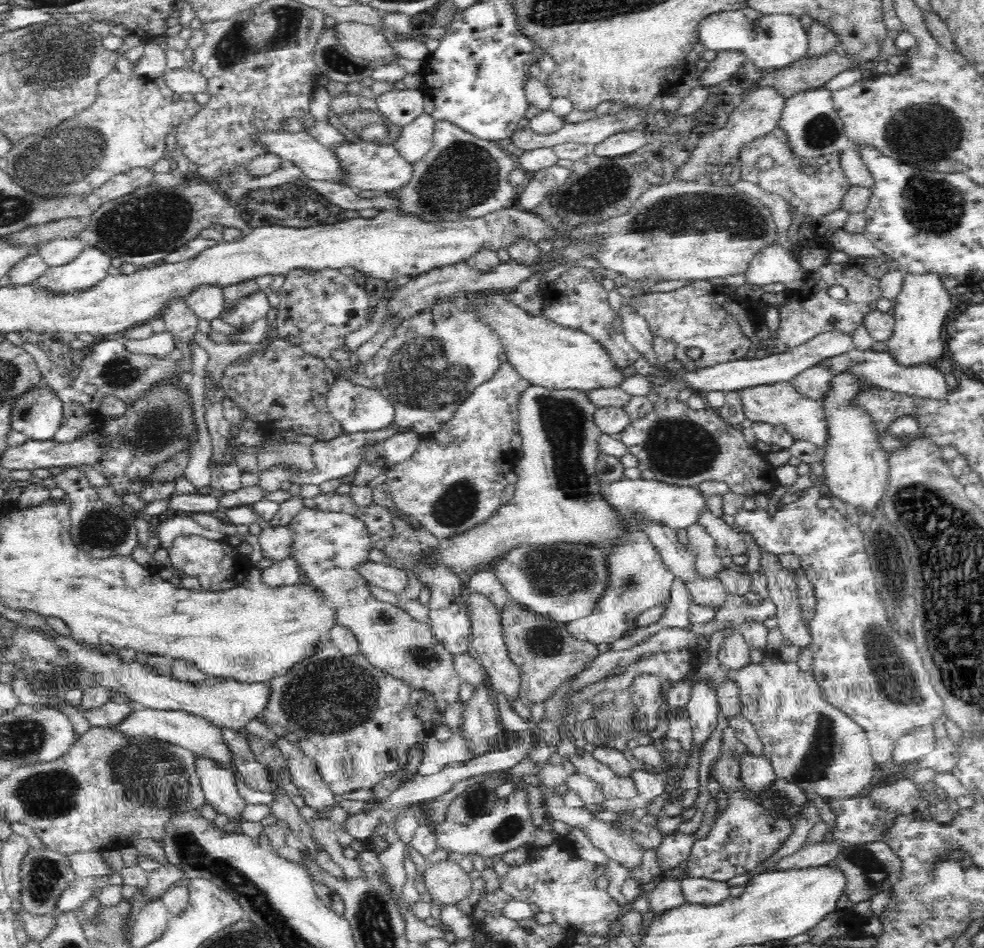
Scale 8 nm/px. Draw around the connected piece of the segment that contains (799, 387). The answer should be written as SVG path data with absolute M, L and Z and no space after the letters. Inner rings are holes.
M816 364L790 379L790 384L802 396L819 401L830 392L832 377L833 374L827 368L822 368Z

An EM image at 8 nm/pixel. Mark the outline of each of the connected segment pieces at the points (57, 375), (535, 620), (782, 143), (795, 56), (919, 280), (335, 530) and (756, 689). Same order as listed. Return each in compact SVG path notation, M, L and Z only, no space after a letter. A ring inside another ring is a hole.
M102 340L88 348L85 347L86 356L81 363L80 373L77 376L65 375L56 367L56 358L50 352L45 352L38 345L25 342L22 347L26 349L37 362L41 372L41 380L50 385L64 405L63 421L56 432L53 441L58 444L74 442L84 428L96 419L99 398L102 395L116 395L122 397L129 404L139 397L147 388L150 388L160 379L171 377L174 373L178 377L188 378L186 369L180 363L170 358L158 358L145 354L136 354L128 351L126 345L115 340Z
M513 601L506 604L500 615L504 641L509 650L508 655L520 669L519 698L529 709L538 702L543 703L552 698L564 682L580 674L599 655L598 646L571 638L566 625L553 624L546 618L529 613L523 606L516 605Z
M777 126L768 134L755 138L752 142L748 142L746 146L740 148L739 158L742 165L739 182L740 184L760 187L769 194L782 196L787 203L794 206L796 222L798 224L813 222L813 230L814 223L820 222L820 218L824 218L824 216L828 216L832 212L842 210L844 196L848 194L851 184L846 180L842 172L838 154L828 154L815 159L808 159L807 161L812 161L814 165L820 167L820 172L816 176L812 176L812 178L801 174L798 170L802 161L804 162L805 160L802 156L795 156L796 154L790 143L788 133L782 127ZM762 155L768 155L774 159L772 168L764 168L764 170L756 168L756 162Z
M742 9L721 11L704 18L697 27L697 39L704 48L712 52L740 50L748 60L765 70L780 70L800 61L809 54L809 39L800 18L788 14L764 15L758 20L748 20Z
M903 273L902 290L891 309L896 324L894 334L886 342L886 351L890 356L906 365L932 365L937 358L943 356L944 342L940 331L950 310L951 295L952 292L946 290L938 273Z
M302 508L287 525L292 533L292 546L290 559L294 560L297 570L300 571L302 581L315 590L334 613L334 623L350 630L356 637L359 653L363 654L370 664L377 669L399 678L412 689L424 689L429 692L437 702L436 708L443 712L460 700L460 686L462 679L456 672L451 654L436 643L432 637L432 628L428 623L415 620L409 613L397 605L377 600L370 592L370 583L359 574L359 568L369 561L373 550L370 534L362 520L352 514L344 512L324 512L316 508Z
M779 650L765 653L766 658L760 664L750 663L738 672L726 672L726 678L738 687L739 716L754 726L763 744L764 756L772 763L777 779L784 778L800 786L806 794L818 794L827 800L862 796L862 790L874 778L877 765L865 730L824 700L812 672L804 674L796 662L784 662Z

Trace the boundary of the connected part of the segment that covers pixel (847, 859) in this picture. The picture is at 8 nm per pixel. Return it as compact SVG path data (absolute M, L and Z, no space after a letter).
M885 842L842 843L836 856L827 864L842 872L845 878L843 896L854 905L871 899L878 892L886 892L901 877L901 862Z

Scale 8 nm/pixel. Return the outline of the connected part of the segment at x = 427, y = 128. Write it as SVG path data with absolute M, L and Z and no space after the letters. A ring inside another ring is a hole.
M424 111L402 128L399 137L393 140L392 144L407 162L414 164L430 151L436 121L434 115Z

